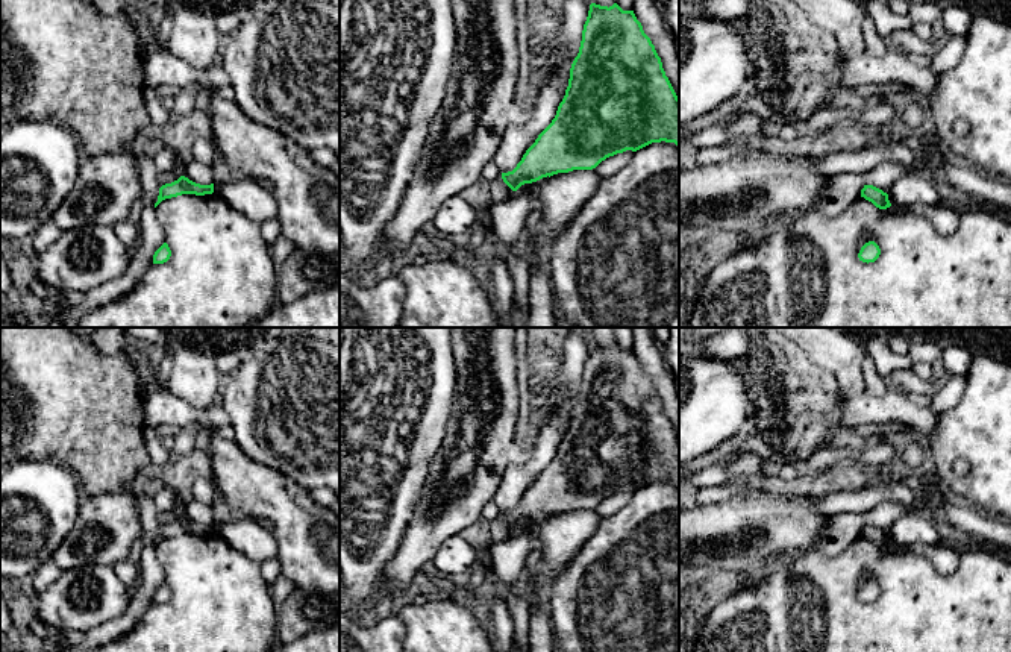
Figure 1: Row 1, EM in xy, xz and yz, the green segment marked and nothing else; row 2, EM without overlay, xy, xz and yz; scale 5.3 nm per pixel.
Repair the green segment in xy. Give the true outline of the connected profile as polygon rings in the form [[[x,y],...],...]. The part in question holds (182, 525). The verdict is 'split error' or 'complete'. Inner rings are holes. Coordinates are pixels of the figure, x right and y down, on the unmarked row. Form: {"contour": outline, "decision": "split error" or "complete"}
{"contour": [[[180,516],[177,520],[171,523],[165,523],[159,528],[158,541],[155,543],[155,547],[165,538],[177,537],[182,534],[196,534],[196,535],[205,535],[214,532],[214,523],[211,525],[200,525],[192,520],[189,520],[185,516]]], "decision": "complete"}

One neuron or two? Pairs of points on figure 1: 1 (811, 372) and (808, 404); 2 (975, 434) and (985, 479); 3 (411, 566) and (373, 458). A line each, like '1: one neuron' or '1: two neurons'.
1: one neuron
2: one neuron
3: two neurons

